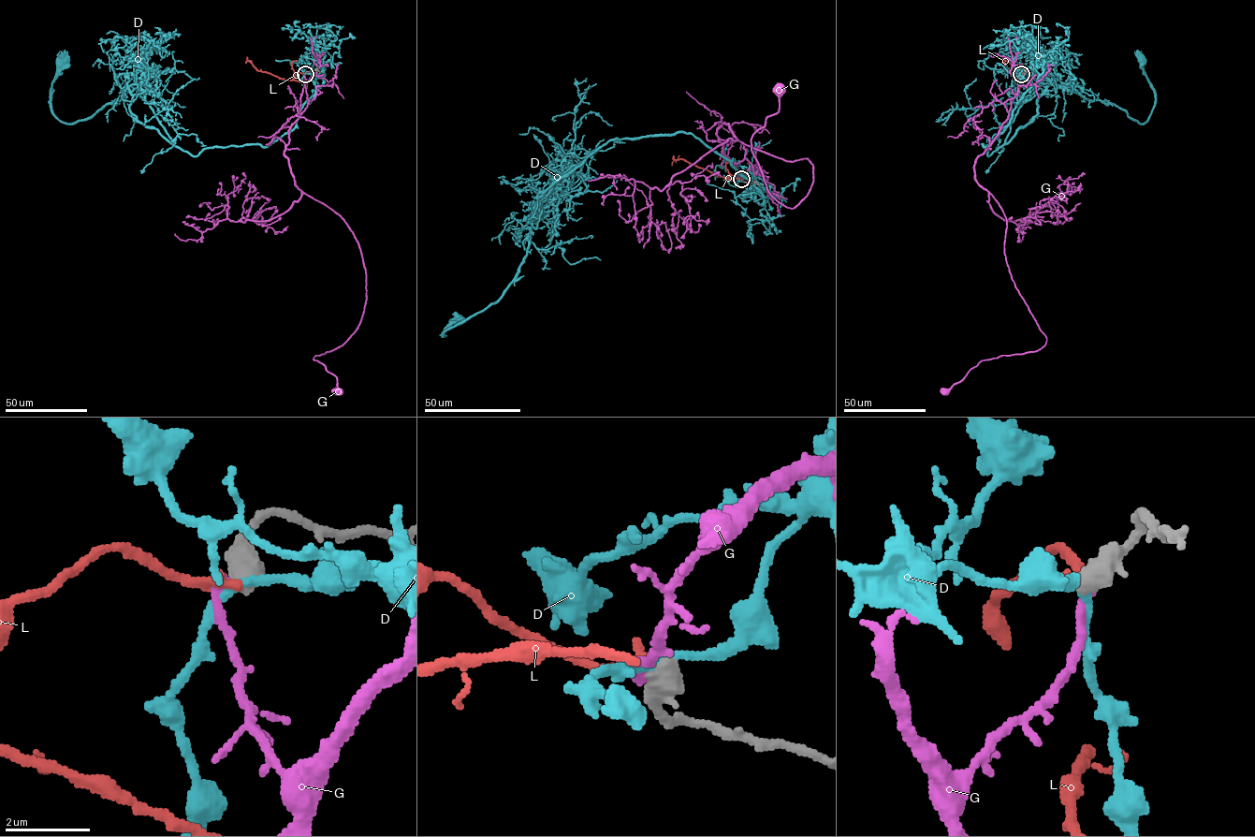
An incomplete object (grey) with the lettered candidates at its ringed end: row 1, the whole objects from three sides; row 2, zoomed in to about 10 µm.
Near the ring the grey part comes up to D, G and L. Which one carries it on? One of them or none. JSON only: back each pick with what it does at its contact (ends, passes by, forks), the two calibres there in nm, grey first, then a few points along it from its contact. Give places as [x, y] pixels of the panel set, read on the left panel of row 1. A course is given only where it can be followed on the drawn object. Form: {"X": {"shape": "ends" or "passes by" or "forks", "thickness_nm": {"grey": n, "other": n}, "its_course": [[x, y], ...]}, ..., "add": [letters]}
{"add": []}

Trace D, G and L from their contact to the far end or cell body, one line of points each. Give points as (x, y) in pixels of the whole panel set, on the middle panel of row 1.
D: (740, 179), (749, 172), (759, 189), (689, 133), (609, 140), (535, 204), (504, 293), (443, 336), (457, 319)
G: (740, 179), (723, 123), (807, 158), (809, 192), (779, 203), (751, 152), (780, 89)
L: (741, 178), (731, 175), (720, 177), (682, 159), (674, 160), (671, 165)

